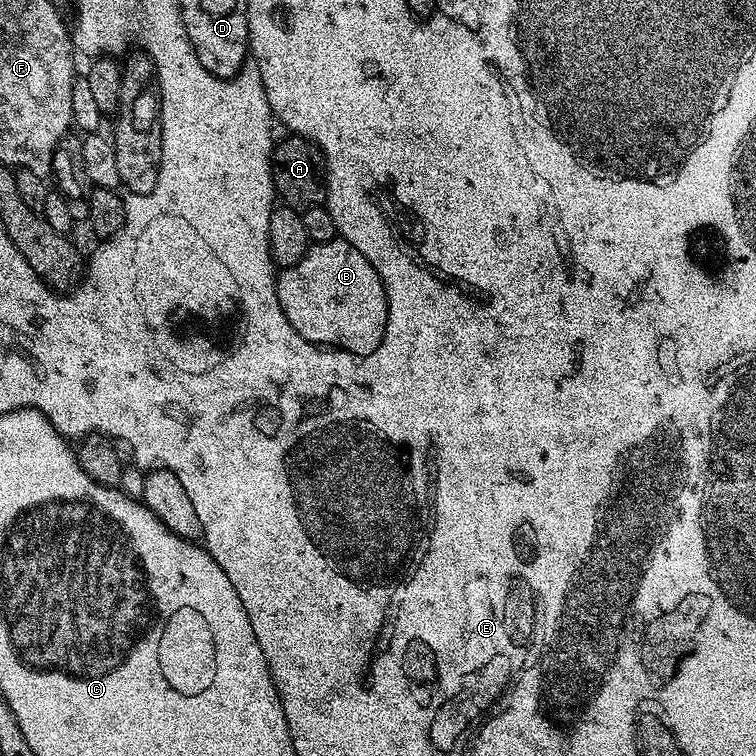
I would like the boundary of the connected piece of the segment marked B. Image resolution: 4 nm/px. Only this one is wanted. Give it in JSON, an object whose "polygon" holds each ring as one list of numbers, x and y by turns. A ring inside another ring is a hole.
{"polygon":[[335,238,313,243,297,264,283,269,277,275,276,289,282,314,286,314,286,322,290,322,290,326,294,326,294,330,298,330,298,334,302,334,302,338,312,344,355,356,365,356,378,350,384,337,384,323,388,320,388,299,384,296,384,283,380,281,377,265,369,262,363,252,350,242]]}

